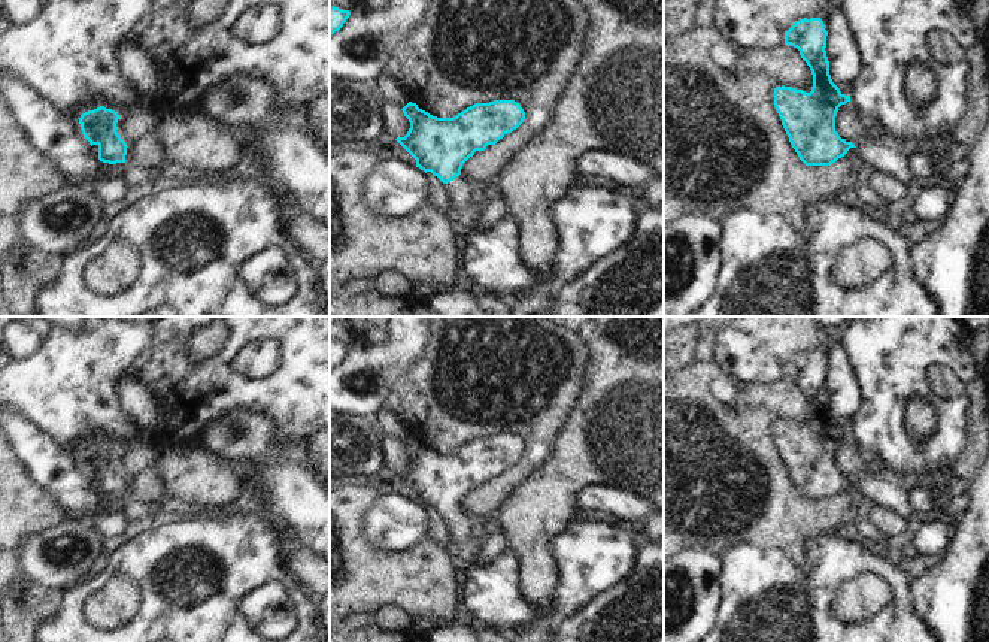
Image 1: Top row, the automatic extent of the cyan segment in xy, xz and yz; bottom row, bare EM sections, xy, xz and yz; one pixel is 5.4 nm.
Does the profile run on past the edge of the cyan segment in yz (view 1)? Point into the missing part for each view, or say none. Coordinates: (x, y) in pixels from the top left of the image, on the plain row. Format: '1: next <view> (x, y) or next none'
1: next none

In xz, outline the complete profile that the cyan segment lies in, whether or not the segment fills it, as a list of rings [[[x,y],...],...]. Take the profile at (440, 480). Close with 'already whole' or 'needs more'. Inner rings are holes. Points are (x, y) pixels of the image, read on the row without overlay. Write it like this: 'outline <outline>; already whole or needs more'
outline [[[494,434],[489,437],[474,437],[453,452],[437,452],[409,436],[403,443],[410,457],[404,472],[395,475],[416,494],[416,502],[437,511],[448,527],[448,543],[450,552],[462,561],[468,551],[477,543],[477,532],[471,527],[461,508],[462,499],[476,485],[485,485],[488,479],[495,479],[507,467],[516,464],[525,454],[525,446],[515,434]]]; needs more

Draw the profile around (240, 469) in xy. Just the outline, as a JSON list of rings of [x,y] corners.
[[[218,455],[218,457],[221,458],[222,463],[228,464],[228,466],[233,469],[234,475],[236,475],[242,482],[243,482],[245,478],[251,473],[251,469],[249,469],[249,466],[248,466],[246,463],[243,463],[243,461],[240,461],[240,460],[231,460],[231,458],[228,458],[228,457],[221,457],[221,455]]]

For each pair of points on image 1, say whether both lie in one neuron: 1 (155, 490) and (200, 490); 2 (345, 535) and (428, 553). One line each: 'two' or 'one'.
1: two
2: one

